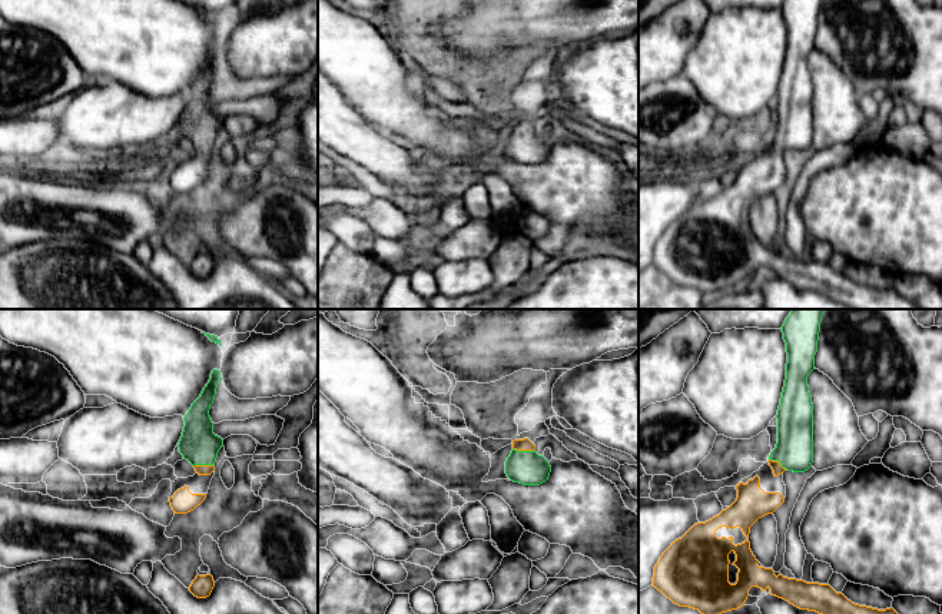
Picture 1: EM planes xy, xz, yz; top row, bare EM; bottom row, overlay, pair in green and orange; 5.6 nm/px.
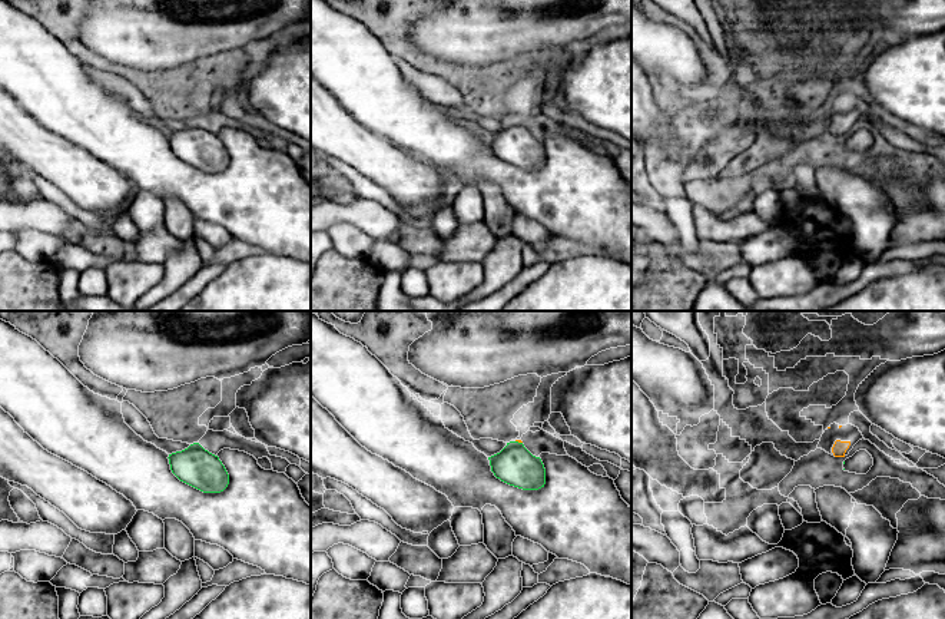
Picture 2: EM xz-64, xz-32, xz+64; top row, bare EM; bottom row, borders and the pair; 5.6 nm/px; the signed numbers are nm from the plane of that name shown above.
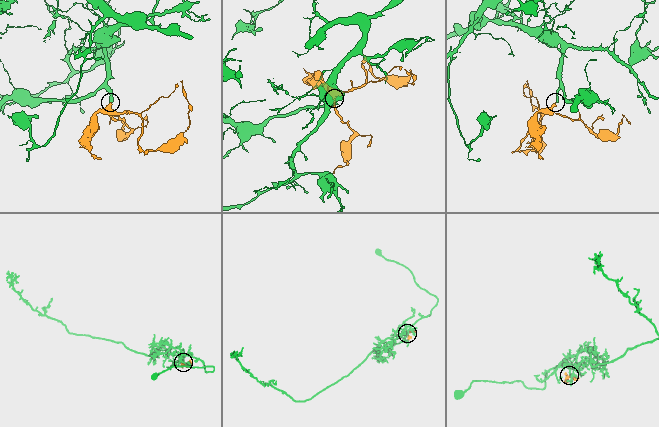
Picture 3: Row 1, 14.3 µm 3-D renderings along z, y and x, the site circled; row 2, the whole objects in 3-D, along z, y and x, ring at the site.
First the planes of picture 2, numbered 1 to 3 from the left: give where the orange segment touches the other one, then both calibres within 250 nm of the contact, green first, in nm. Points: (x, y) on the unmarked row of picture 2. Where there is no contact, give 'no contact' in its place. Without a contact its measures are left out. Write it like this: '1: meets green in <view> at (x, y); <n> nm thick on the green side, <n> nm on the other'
1: no contact
2: meets green in xz-32 at (517, 121); 220 nm thick on the green side, 20 nm on the other
3: no contact

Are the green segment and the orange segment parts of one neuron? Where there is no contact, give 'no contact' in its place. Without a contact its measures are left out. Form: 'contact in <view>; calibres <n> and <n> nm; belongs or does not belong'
contact in xz; calibres 190 and 70 nm; belongs

